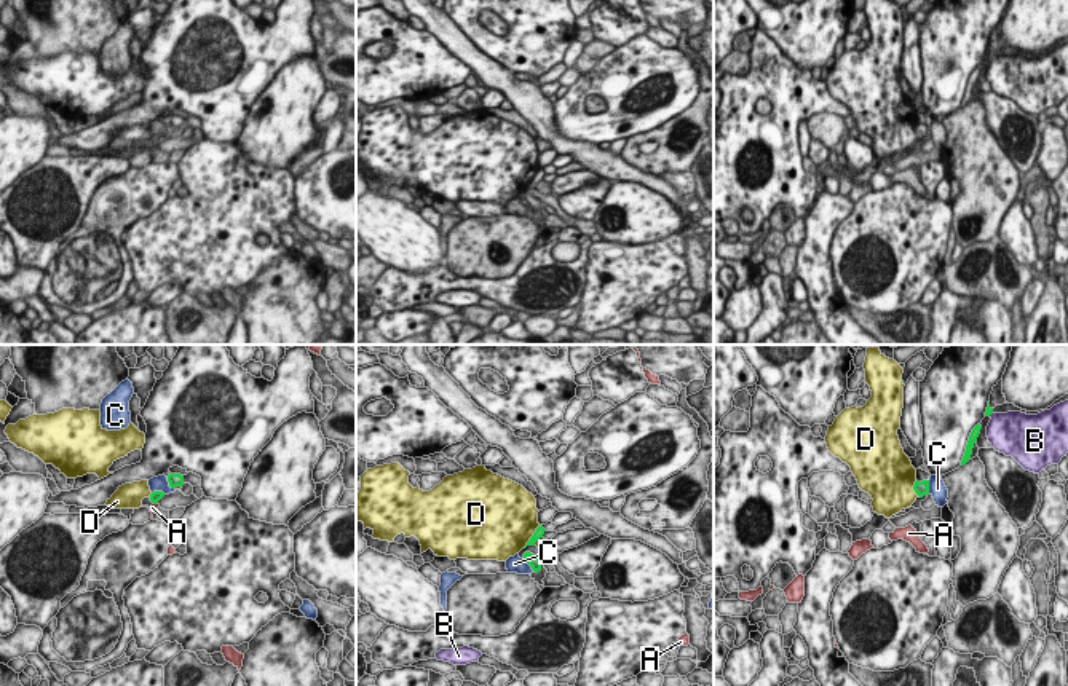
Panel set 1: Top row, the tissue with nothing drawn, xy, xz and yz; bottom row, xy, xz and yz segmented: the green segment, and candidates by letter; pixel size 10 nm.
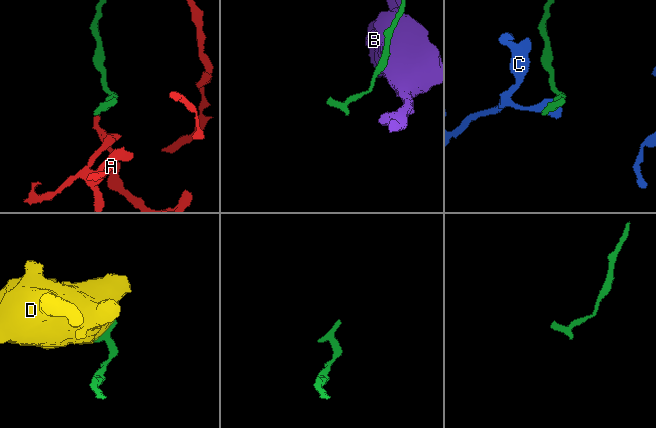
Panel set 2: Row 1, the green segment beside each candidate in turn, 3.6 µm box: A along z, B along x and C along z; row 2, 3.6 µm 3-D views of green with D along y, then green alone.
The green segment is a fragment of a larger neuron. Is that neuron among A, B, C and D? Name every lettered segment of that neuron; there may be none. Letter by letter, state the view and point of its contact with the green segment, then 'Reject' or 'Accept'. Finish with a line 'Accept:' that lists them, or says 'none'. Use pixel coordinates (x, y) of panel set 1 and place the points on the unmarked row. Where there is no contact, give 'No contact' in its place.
A: Touches green at xy (155, 145). Accept
B: Touches green at yz (990, 56). Reject
C: Touches green at xy (170, 126). Reject
D: Touches green at xz (532, 179). Reject
Accept: A

